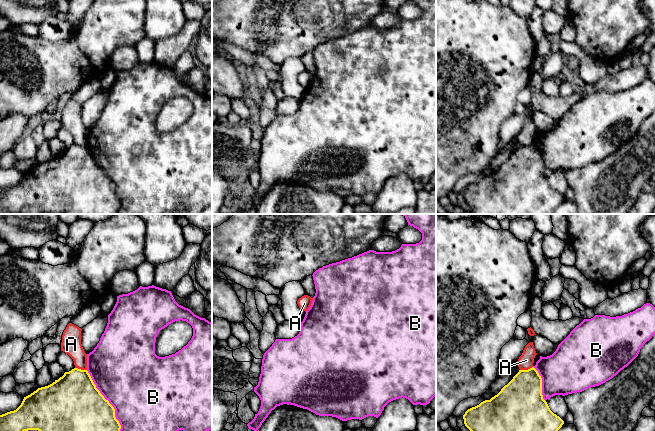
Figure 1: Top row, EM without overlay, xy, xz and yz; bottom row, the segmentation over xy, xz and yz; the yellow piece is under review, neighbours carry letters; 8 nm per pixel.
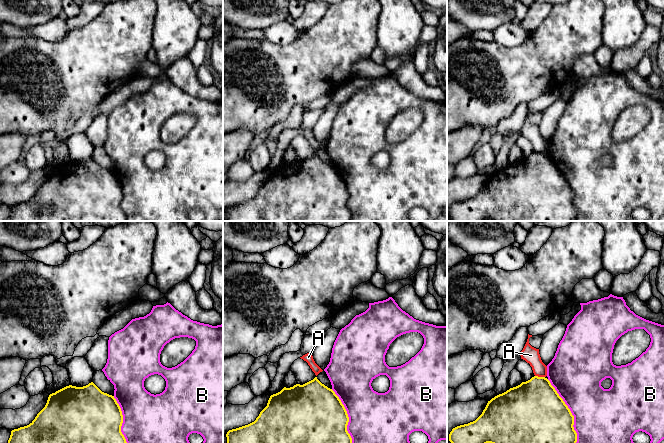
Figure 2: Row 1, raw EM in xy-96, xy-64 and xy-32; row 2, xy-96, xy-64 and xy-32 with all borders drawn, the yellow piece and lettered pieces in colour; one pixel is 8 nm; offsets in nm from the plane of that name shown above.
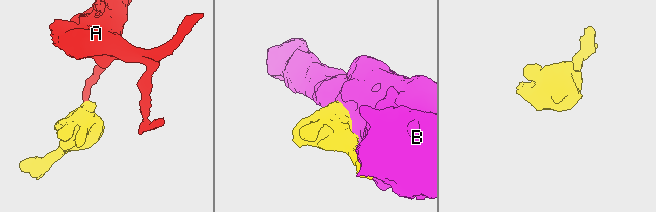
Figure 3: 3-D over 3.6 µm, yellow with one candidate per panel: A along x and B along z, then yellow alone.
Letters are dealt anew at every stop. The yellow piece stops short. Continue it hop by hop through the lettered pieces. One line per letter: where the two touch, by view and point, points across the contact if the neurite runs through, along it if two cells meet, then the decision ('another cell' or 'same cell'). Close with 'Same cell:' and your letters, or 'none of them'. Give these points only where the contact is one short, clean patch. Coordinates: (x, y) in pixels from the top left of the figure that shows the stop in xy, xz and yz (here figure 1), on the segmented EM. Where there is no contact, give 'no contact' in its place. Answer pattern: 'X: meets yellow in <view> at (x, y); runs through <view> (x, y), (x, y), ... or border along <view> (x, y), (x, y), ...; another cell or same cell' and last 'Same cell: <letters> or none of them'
A: meets yellow in yz at (526, 370); border along yz (532, 366), (520, 370); another cell
B: meets yellow in xy at (107, 400); another cell
Same cell: none of them

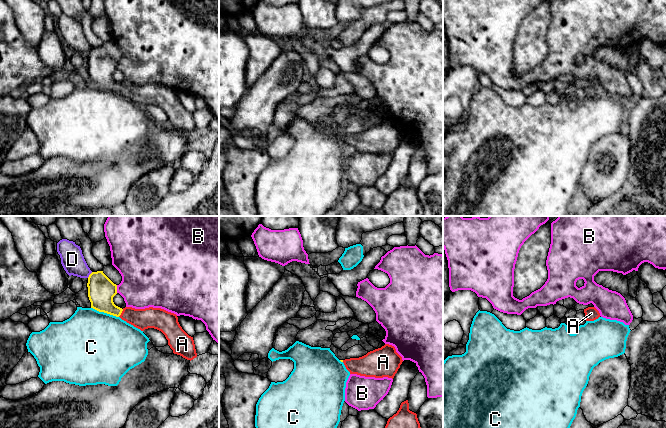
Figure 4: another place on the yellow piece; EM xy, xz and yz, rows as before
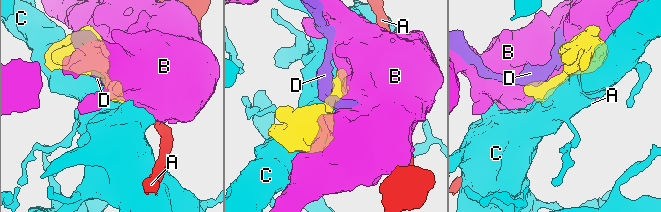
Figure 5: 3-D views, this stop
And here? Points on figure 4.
A: meets yellow in xy at (121, 312); runs through xy (101, 290), (101, 296), (121, 312), (142, 319); same cell
B: meets yellow in xy at (116, 289); another cell
C: meets yellow in xy at (105, 312); another cell
D: meets yellow in xy at (89, 275); border along xy (92, 272), (87, 277); another cell
Same cell: A

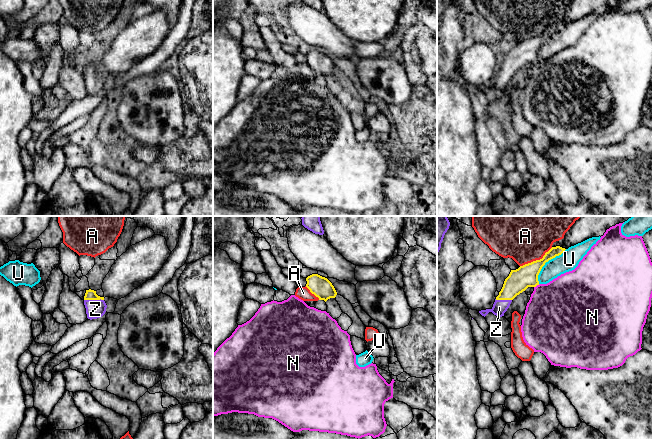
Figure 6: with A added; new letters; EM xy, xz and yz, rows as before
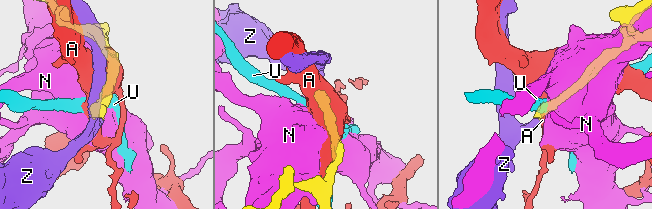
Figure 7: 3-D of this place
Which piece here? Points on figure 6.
A: meets yellow in yz at (536, 260); another cell
N: meets yellow in yz at (536, 285); another cell
U: meets yellow in yz at (545, 262); another cell
Z: meets yellow in xy at (93, 299); same cell
Same cell: Z

